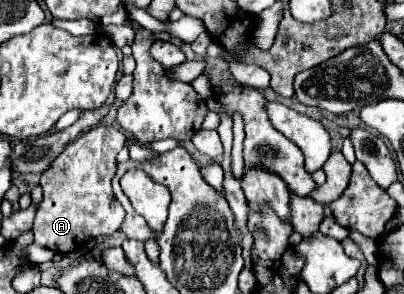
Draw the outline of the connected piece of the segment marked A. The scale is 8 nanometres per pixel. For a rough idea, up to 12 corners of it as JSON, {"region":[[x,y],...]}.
{"region":[[96,126],[40,178],[36,244],[56,254],[120,230],[126,136]]}

